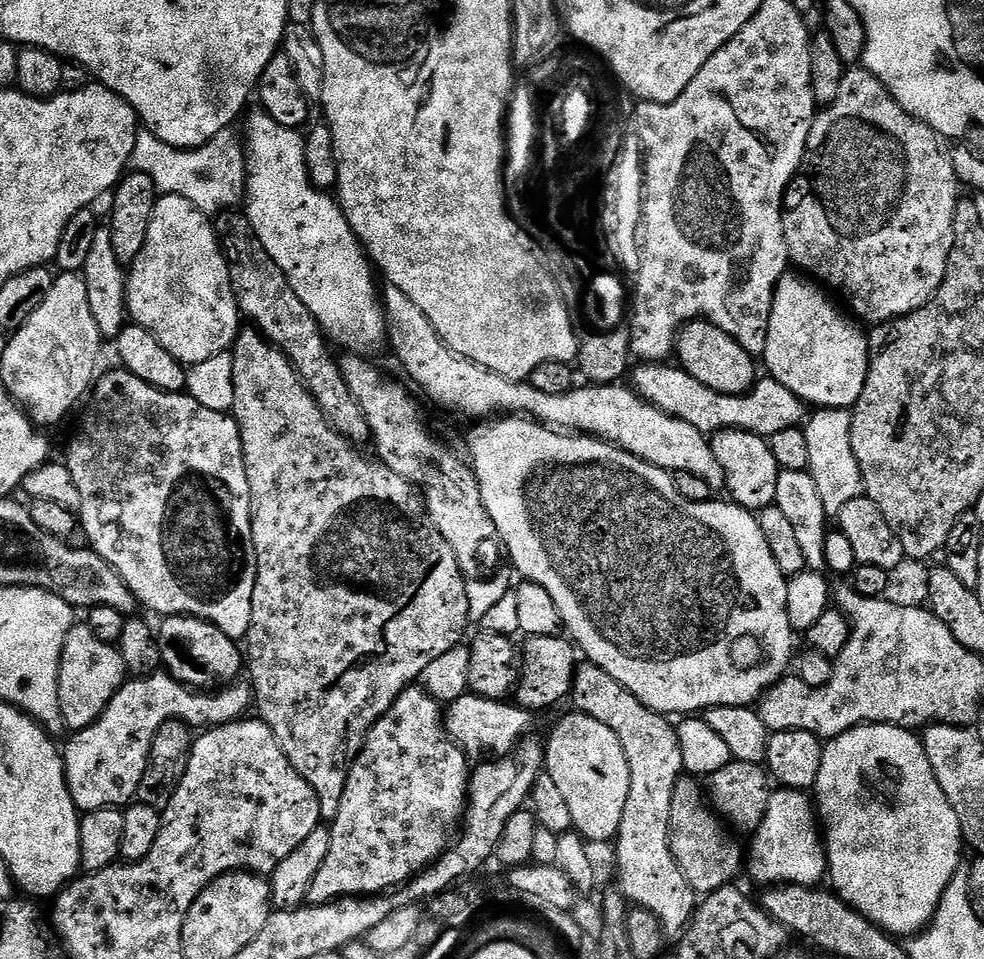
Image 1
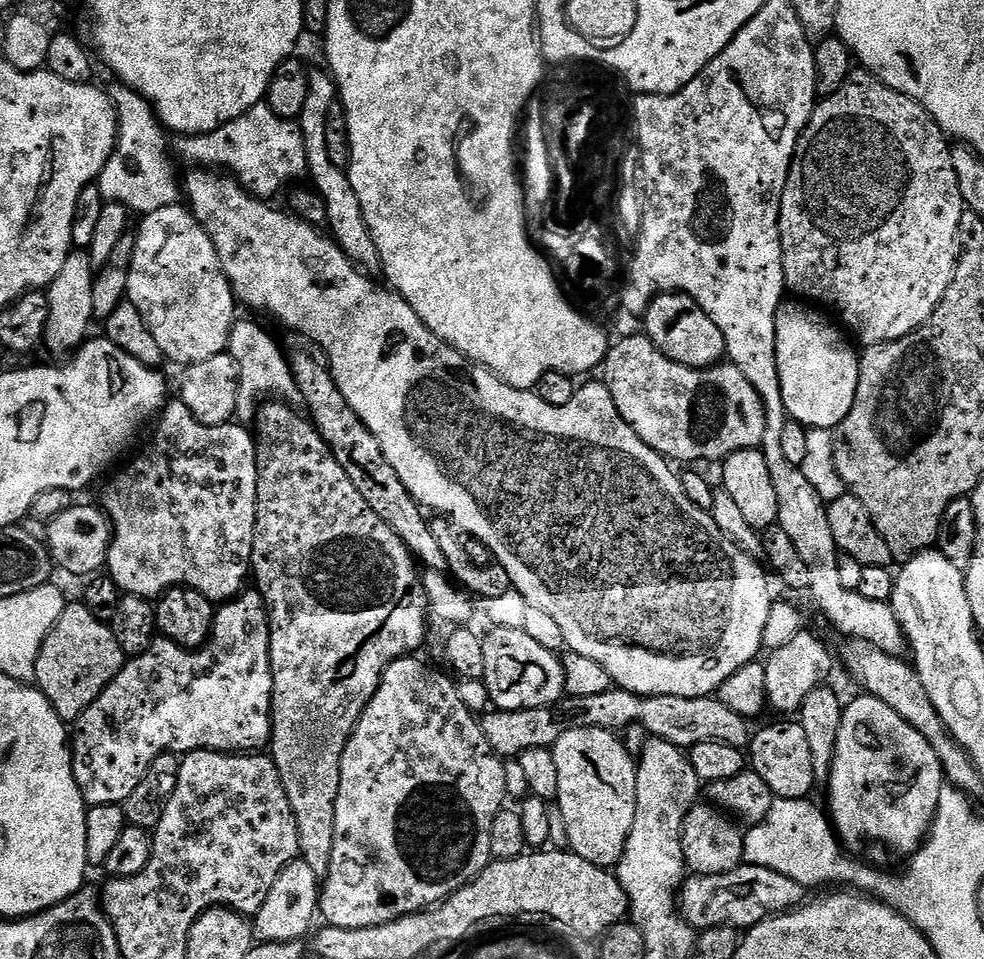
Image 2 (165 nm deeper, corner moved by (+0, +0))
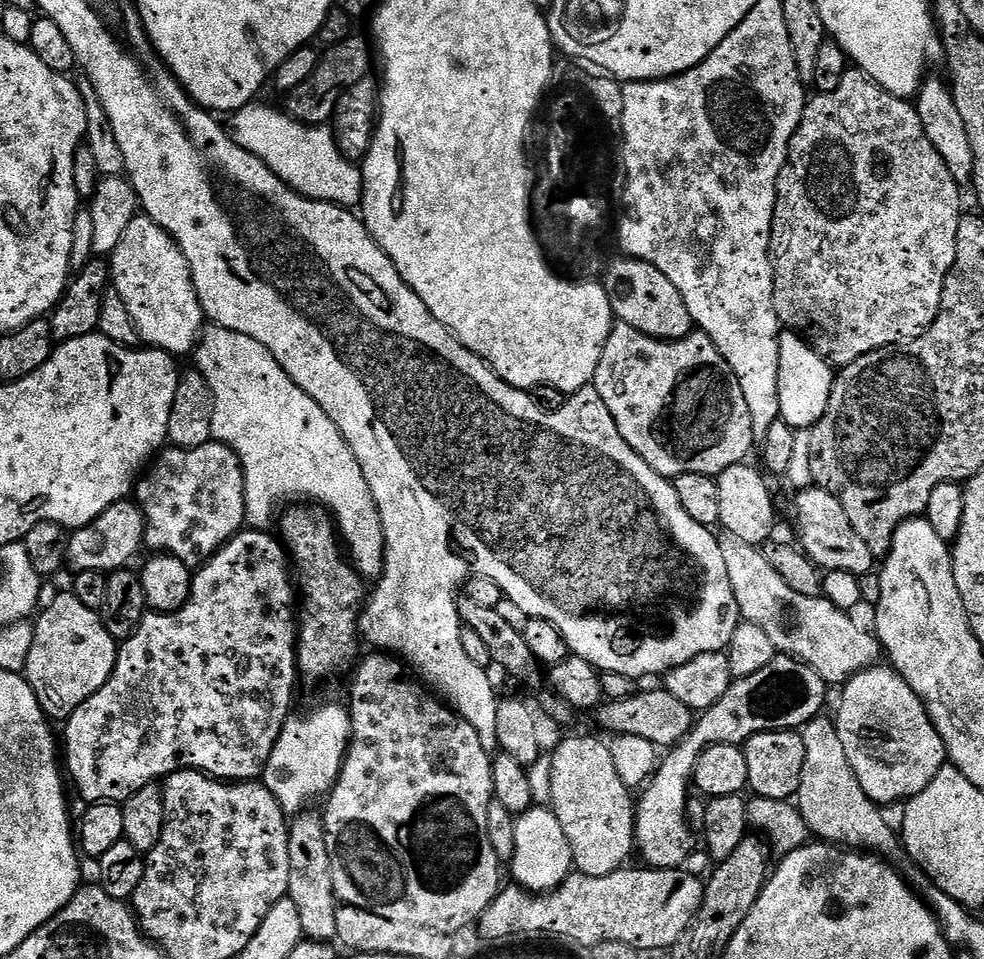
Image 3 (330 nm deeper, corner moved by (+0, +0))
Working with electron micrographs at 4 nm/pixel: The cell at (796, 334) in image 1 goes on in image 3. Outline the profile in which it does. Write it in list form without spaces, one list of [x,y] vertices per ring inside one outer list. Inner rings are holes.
[[[781,331],[780,349],[778,350],[778,402],[780,419],[785,420],[791,428],[797,430],[811,429],[813,424],[826,414],[830,402],[833,365],[814,351],[810,345],[797,336],[795,332]]]

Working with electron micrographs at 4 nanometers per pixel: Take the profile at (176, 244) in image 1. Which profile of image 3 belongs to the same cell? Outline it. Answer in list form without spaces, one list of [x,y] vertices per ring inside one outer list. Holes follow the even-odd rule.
[[[143,214],[134,217],[122,234],[122,242],[118,242],[118,246],[112,251],[110,280],[122,302],[126,302],[126,310],[130,310],[130,318],[134,318],[136,333],[145,345],[158,348],[173,358],[181,358],[180,356],[186,355],[187,352],[189,355],[195,349],[205,327],[206,317],[194,290],[190,266],[174,238],[169,232],[162,230],[162,226],[158,226]]]

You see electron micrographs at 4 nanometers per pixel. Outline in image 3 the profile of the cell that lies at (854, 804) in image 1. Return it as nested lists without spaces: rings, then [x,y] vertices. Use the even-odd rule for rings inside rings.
[[[873,666],[859,672],[857,676],[849,678],[847,684],[843,685],[841,692],[844,693],[840,696],[840,709],[834,712],[834,719],[836,721],[836,729],[838,730],[838,738],[842,738],[842,746],[846,749],[846,758],[850,758],[850,766],[854,770],[854,774],[858,778],[862,790],[866,790],[866,794],[875,804],[883,806],[907,801],[909,798],[918,795],[922,790],[926,790],[926,786],[930,786],[934,774],[938,774],[938,770],[945,767],[946,753],[942,738],[938,734],[934,722],[929,718],[926,706],[918,698],[918,694],[914,694],[914,690],[910,690],[908,683],[896,673],[895,668],[891,666],[885,666],[885,668],[880,667],[881,666]]]

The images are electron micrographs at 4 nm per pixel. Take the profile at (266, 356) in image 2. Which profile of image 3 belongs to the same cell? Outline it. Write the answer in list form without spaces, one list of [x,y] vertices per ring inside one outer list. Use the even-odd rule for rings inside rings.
[[[215,326],[205,327],[201,331],[199,341],[194,349],[195,356],[195,367],[204,375],[212,391],[212,440],[218,444],[225,444],[230,450],[234,450],[234,454],[238,454],[242,462],[244,497],[246,498],[245,525],[252,530],[271,529],[278,513],[289,502],[311,502],[313,505],[323,506],[330,513],[339,535],[346,545],[347,555],[350,557],[356,571],[364,577],[365,581],[379,581],[384,574],[384,531],[382,530],[380,515],[378,514],[378,506],[370,494],[370,486],[366,482],[366,474],[362,474],[362,466],[358,466],[358,458],[354,458],[346,438],[340,433],[338,426],[334,426],[334,422],[328,417],[326,410],[322,410],[322,406],[318,406],[318,402],[314,402],[314,398],[310,398],[310,394],[306,394],[288,377],[286,370],[282,370],[282,366],[278,366],[274,354],[270,354],[270,350],[266,350],[266,346],[262,346],[262,342],[254,342],[254,338],[246,338],[246,334],[238,334],[234,330],[226,330]]]

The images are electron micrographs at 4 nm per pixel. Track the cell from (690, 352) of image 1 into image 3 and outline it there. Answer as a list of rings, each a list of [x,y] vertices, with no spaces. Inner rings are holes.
[[[619,258],[608,268],[608,277],[602,280],[608,292],[613,317],[626,326],[634,326],[644,336],[652,336],[655,340],[685,340],[692,335],[694,325],[690,318],[690,310],[686,310],[686,302],[682,294],[662,270],[658,270],[645,260]]]

